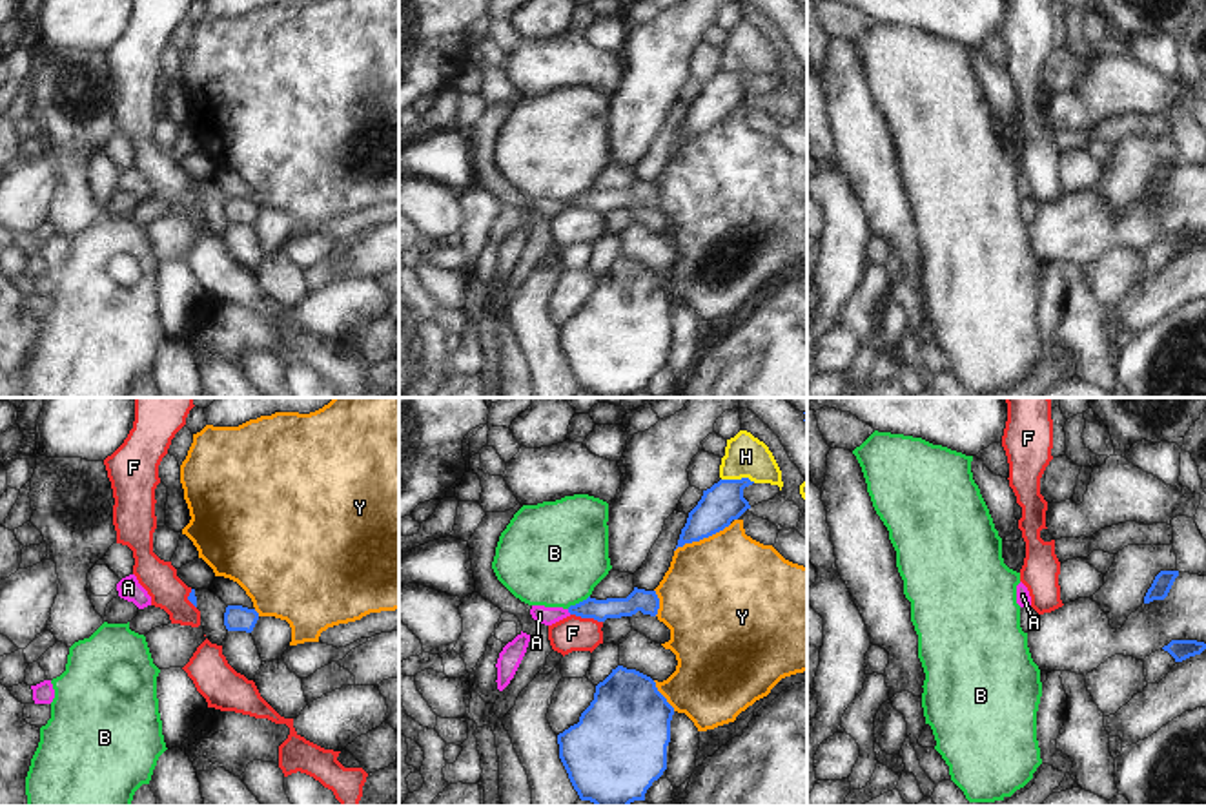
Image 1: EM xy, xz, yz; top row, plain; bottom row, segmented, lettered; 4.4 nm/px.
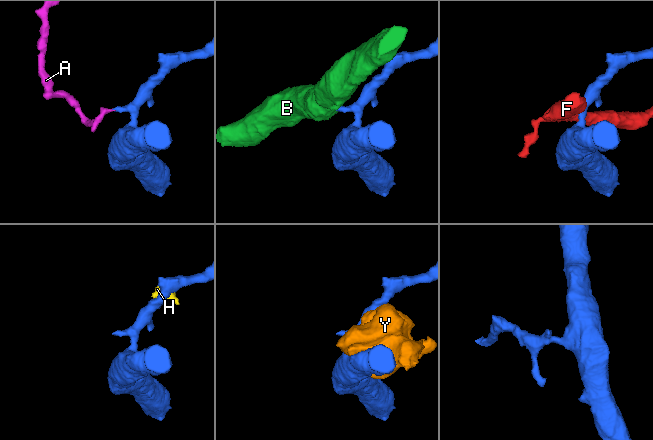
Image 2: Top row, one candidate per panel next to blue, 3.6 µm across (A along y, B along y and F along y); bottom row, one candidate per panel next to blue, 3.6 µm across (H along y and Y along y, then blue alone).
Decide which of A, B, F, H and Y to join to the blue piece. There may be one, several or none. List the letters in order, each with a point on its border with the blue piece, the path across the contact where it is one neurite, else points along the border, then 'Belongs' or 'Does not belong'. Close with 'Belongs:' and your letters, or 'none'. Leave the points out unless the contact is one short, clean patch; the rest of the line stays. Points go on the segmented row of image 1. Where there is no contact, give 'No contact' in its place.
A: Touches blue at xz (569, 611). Path across: xz (613, 608), (569, 611), (540, 613). Belongs
B: Touches blue at xz (580, 602). Boundary: xz (589, 595), (567, 608). Does not belong
F: Touches blue at xz (587, 617). Boundary: xz (571, 613), (602, 622). Does not belong
H: Touches blue at xz (738, 480). Boundary: xz (722, 478), (749, 478), (755, 482). Does not belong
Y: Touches blue at xz (702, 538). Does not belong
Belongs: A

